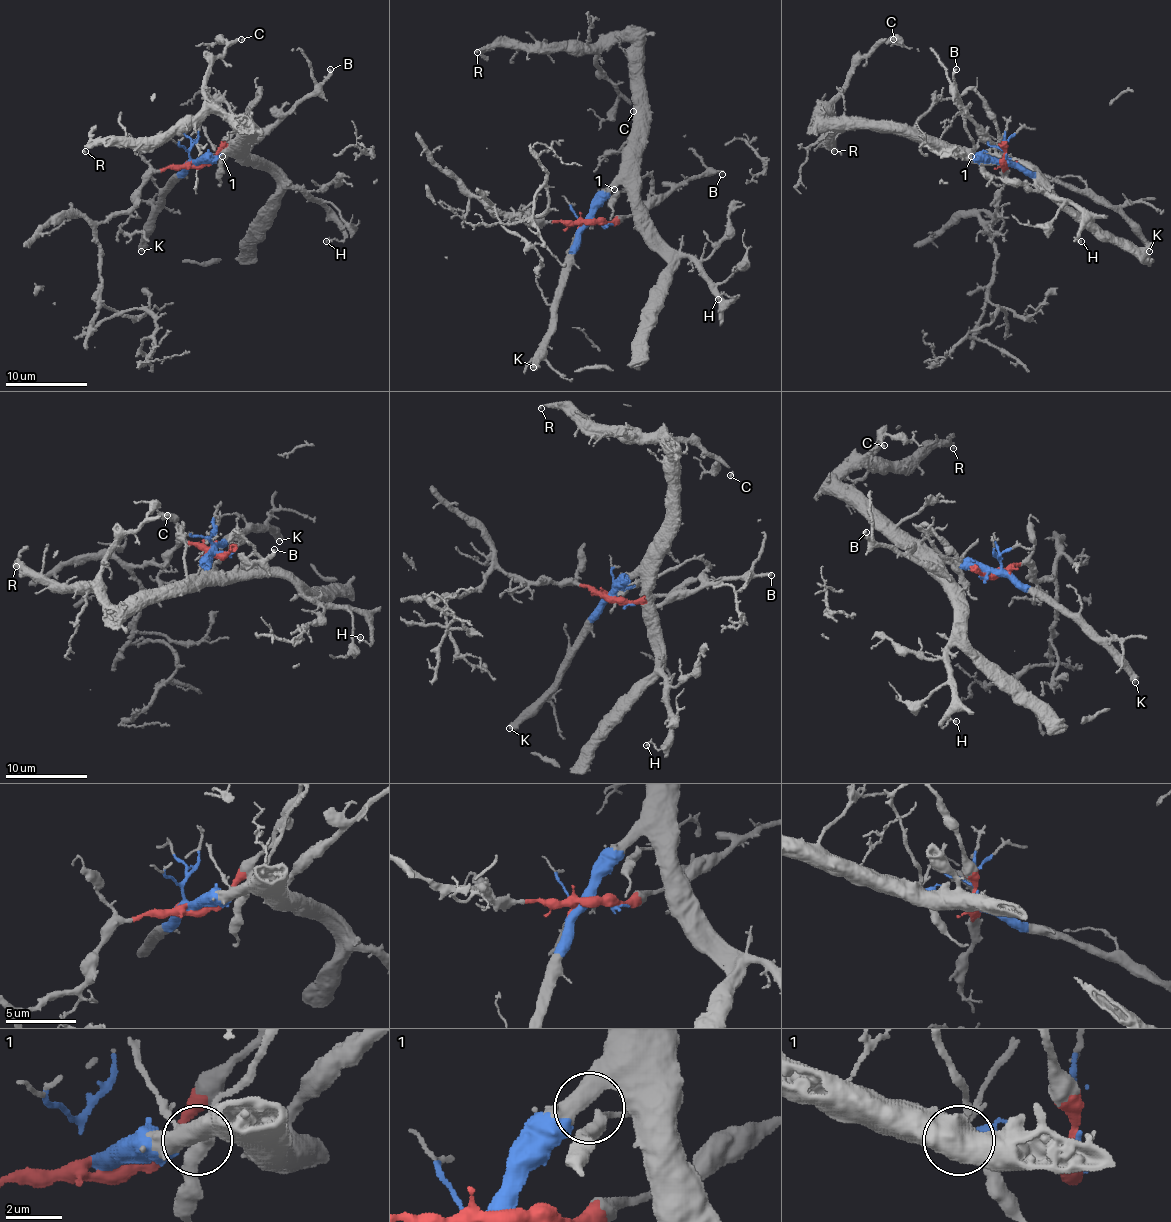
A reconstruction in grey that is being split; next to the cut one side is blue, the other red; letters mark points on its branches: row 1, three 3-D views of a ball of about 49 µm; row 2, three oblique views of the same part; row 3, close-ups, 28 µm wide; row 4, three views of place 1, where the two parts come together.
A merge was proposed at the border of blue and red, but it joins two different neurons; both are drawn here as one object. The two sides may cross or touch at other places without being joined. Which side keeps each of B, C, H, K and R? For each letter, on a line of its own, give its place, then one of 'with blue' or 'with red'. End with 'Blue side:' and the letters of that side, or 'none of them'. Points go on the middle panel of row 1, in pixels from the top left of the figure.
B: at (722, 174); with blue
C: at (633, 111); with blue
H: at (718, 299); with blue
K: at (533, 367); with blue
R: at (477, 52); with blue
Blue side: B, C, H, K, R

